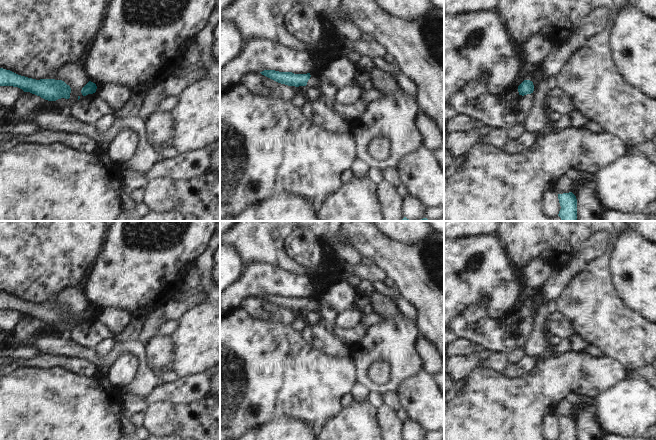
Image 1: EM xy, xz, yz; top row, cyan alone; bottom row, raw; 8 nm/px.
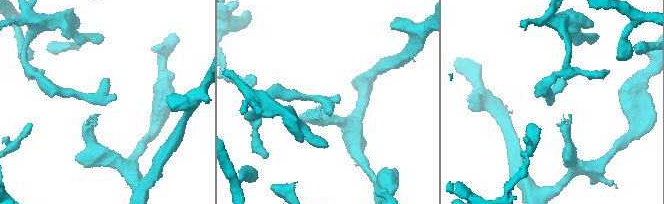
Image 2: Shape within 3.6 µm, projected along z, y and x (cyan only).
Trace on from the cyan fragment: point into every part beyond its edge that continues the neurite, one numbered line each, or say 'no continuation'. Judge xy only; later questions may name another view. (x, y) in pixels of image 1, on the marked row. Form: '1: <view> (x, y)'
no continuation

